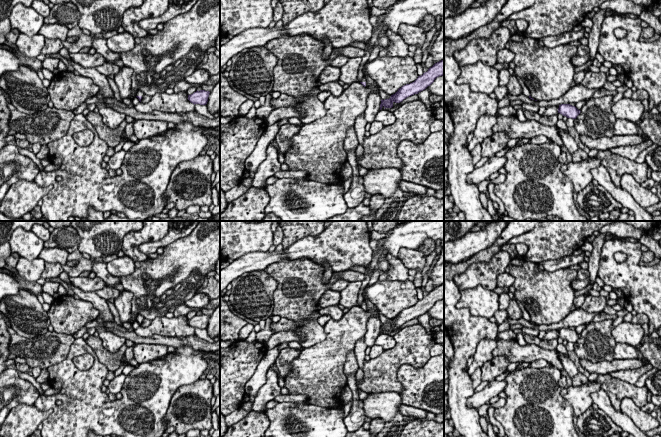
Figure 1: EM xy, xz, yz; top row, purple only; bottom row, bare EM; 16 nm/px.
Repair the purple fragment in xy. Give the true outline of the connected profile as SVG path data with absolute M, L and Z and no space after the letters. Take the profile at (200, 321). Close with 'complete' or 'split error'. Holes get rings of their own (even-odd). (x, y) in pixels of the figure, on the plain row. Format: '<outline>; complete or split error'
M205 314L196 315L191 319L188 319L188 324L195 328L206 329L208 326L210 316Z; complete

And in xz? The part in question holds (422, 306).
M444 283L435 287L428 293L427 296L423 297L421 300L418 300L418 302L414 306L406 308L399 312L398 315L395 318L391 319L389 323L382 323L380 334L383 330L385 332L392 332L394 326L400 327L407 321L418 318L419 316L425 314L439 300L444 300Z; complete

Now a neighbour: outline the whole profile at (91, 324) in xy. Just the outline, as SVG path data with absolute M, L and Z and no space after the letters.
M96 320L89 321L84 327L86 328L96 328L98 325L104 325L107 328L116 328L122 332L127 332L128 330L123 326L119 326L116 322L105 322L104 324L99 324Z

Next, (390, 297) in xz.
M378 280L375 284L365 287L363 298L369 299L380 314L389 319L395 318L399 312L418 302L416 287L409 280Z

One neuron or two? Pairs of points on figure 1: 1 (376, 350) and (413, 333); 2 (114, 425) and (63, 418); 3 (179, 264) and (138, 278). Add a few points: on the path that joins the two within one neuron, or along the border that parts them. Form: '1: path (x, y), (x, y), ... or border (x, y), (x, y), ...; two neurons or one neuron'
1: border (385, 350), (371, 359); two neurons
2: path (101, 418), (76, 418); one neuron
3: path (169, 274), (165, 278), (148, 278); one neuron

